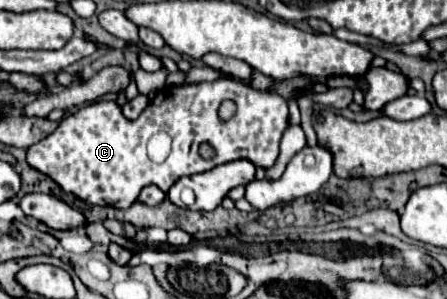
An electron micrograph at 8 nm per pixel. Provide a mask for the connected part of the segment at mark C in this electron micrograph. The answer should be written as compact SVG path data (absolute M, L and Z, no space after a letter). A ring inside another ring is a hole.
M218 78L214 82L162 88L136 120L124 118L116 102L102 100L88 104L62 118L52 134L32 144L26 152L26 162L86 204L106 204L126 210L136 202L144 186L154 184L166 192L182 176L208 172L236 158L248 158L264 168L274 166L280 136L286 128L288 104L282 96L260 92L240 80ZM222 100L234 100L236 104L236 114L228 122L222 122L216 114ZM156 132L166 132L172 138L170 156L162 164L152 162L146 154L148 138ZM200 142L214 146L216 156L212 160L204 160L198 154Z

